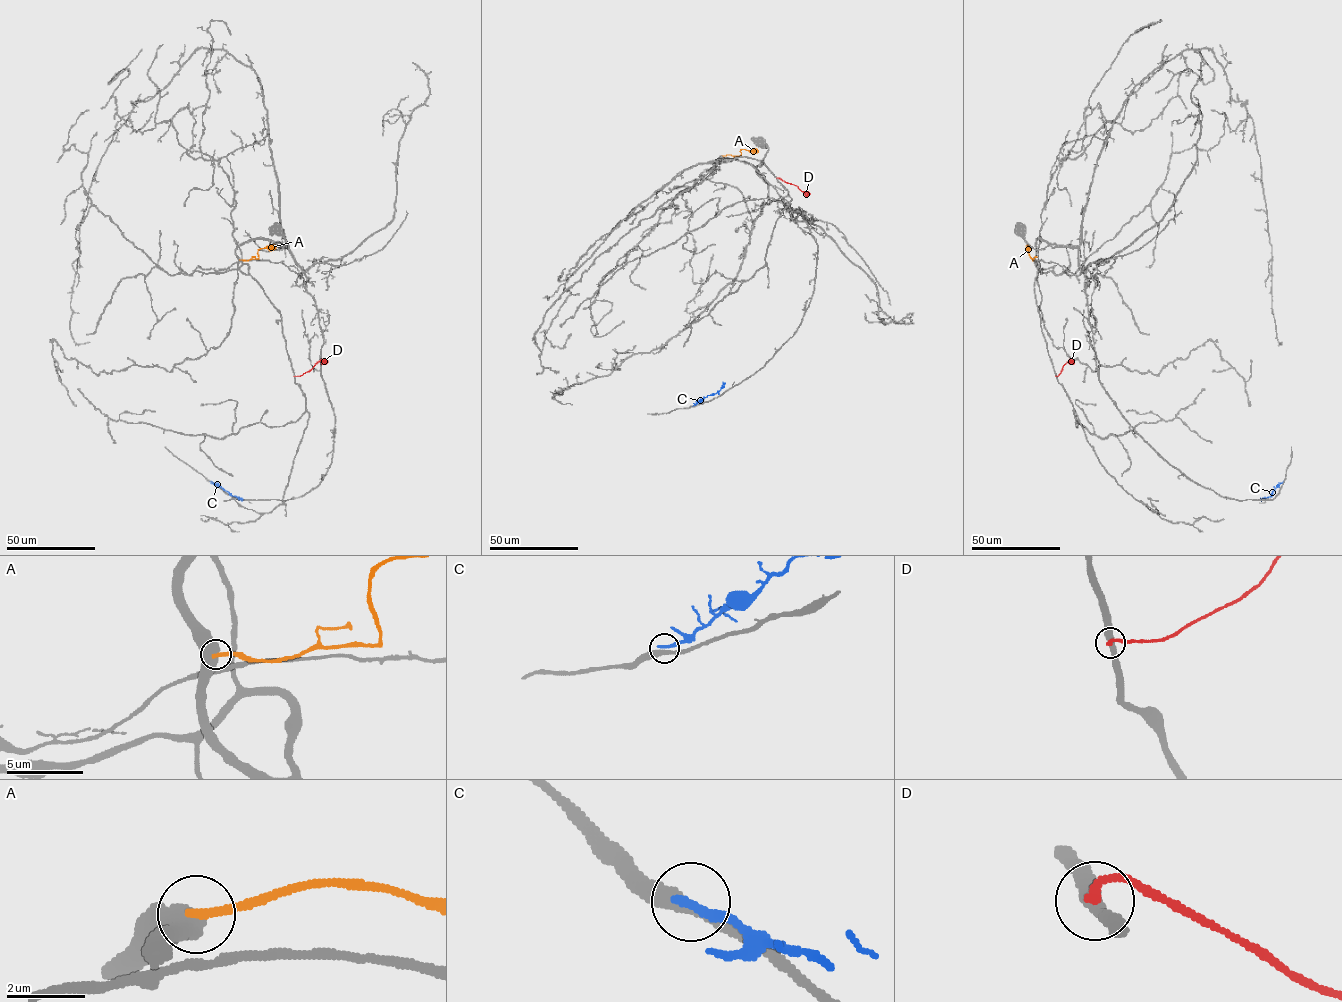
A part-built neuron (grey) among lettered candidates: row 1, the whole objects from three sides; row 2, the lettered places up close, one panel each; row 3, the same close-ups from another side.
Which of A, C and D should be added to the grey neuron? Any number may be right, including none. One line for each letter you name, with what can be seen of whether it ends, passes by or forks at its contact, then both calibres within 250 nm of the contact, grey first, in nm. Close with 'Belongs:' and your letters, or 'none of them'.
Belongs: none of them

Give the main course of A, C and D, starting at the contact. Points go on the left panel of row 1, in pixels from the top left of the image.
A: (240, 259), (258, 259), (259, 249), (275, 247)
C: (210, 481), (243, 499)
D: (294, 376), (309, 371), (318, 361), (325, 364)

